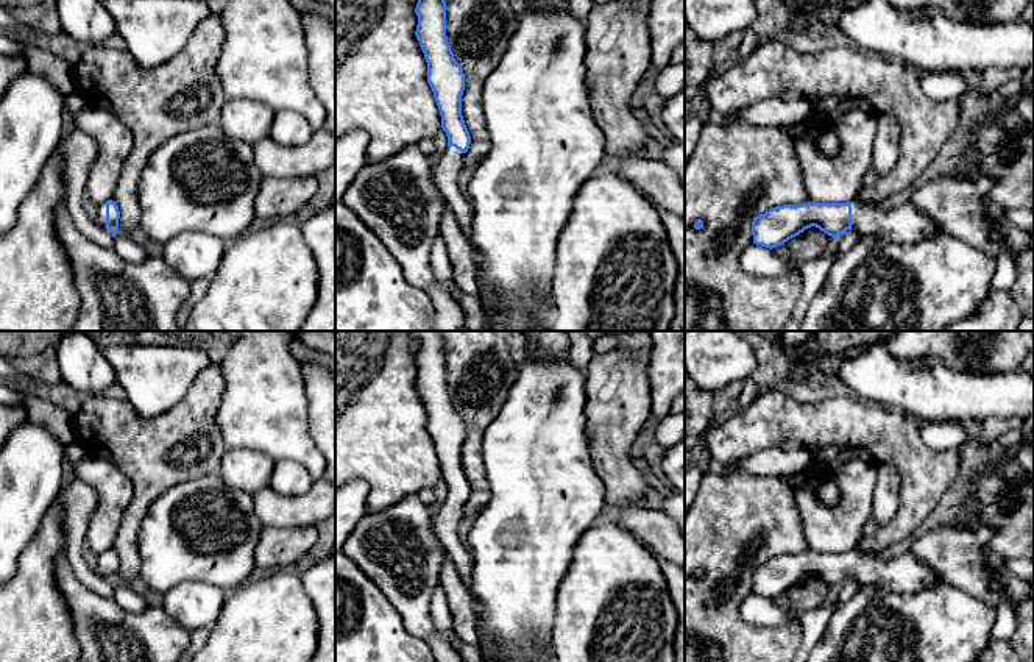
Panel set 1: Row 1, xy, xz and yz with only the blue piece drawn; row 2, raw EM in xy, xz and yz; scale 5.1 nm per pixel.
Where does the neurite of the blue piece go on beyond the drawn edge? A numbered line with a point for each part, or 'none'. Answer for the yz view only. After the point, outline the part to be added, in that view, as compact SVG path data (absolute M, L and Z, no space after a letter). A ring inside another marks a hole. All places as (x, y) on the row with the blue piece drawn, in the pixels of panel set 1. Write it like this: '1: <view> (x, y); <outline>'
1: yz (905, 224); M852 200L852 228L862 236L875 236L887 242L911 244L934 236L942 230L909 203L886 208L883 203Z

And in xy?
1: xy (102, 208); M106 201L97 206L97 223L106 228Z

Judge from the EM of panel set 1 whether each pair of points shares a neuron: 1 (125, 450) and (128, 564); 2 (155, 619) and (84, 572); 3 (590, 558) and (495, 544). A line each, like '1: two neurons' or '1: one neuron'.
1: one neuron
2: two neurons
3: two neurons

